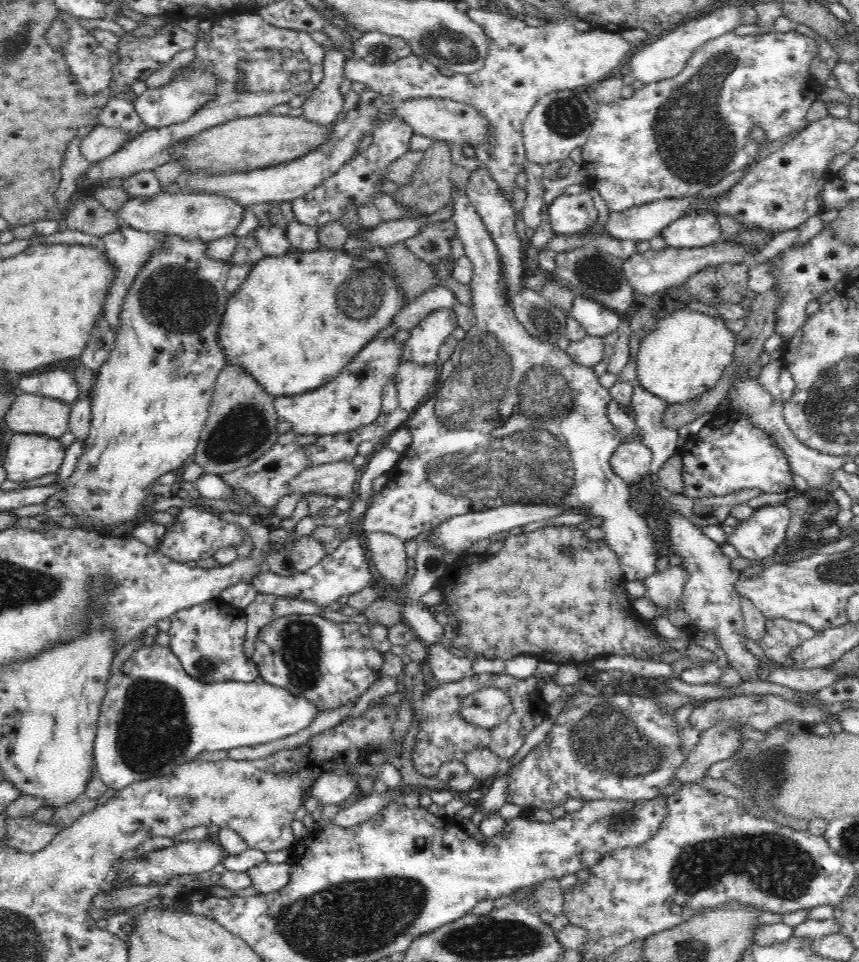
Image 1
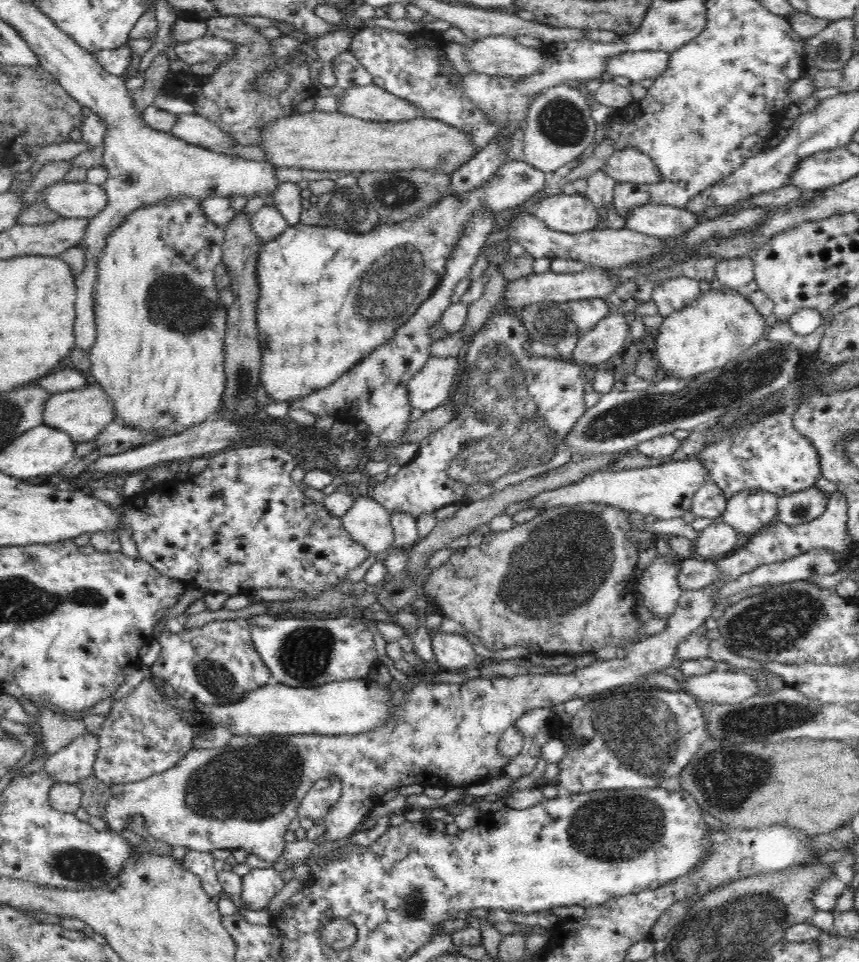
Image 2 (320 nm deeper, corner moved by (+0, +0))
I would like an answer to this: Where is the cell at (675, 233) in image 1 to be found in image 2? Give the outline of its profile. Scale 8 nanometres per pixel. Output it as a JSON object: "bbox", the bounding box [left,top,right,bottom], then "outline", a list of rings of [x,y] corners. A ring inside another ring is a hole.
{"bbox":[625,203,699,239],"outline":[[[646,203],[625,216],[625,227],[648,236],[667,239],[682,235],[694,227],[699,219],[698,214],[686,208]]]}

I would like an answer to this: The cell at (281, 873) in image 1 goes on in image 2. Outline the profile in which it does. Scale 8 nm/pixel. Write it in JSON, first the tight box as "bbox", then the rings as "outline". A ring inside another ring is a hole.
{"bbox":[241,868,285,910],"outline":[[[256,868],[252,869],[249,874],[242,877],[241,899],[247,904],[248,910],[264,910],[270,906],[272,898],[280,893],[285,886],[282,874],[274,868]]]}

